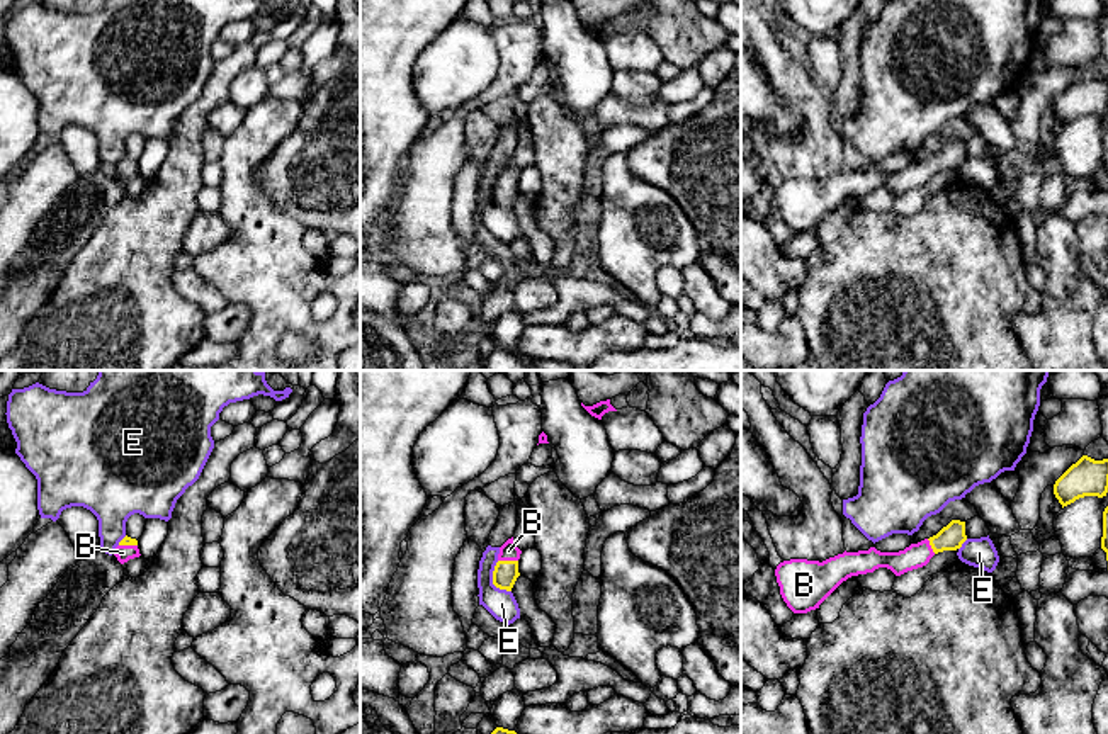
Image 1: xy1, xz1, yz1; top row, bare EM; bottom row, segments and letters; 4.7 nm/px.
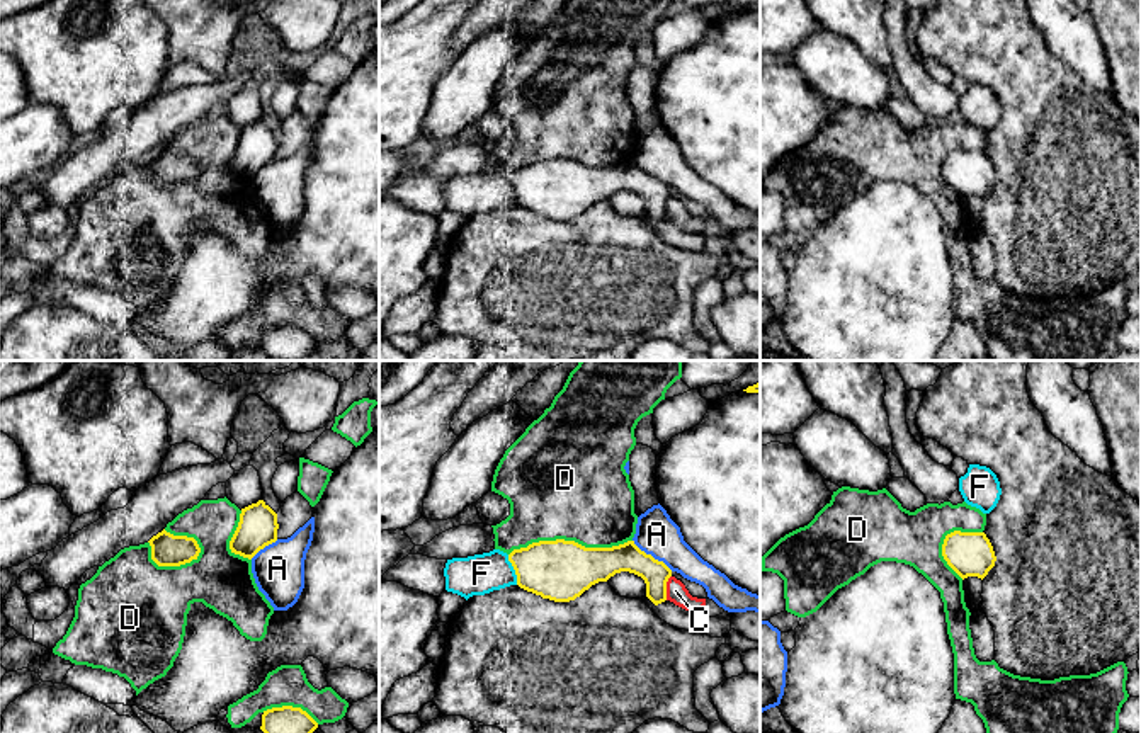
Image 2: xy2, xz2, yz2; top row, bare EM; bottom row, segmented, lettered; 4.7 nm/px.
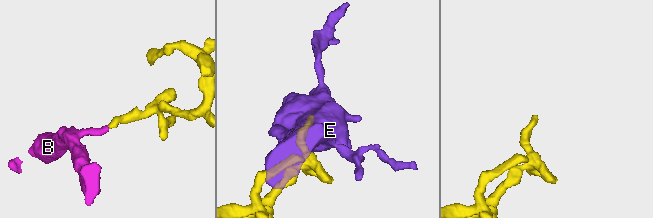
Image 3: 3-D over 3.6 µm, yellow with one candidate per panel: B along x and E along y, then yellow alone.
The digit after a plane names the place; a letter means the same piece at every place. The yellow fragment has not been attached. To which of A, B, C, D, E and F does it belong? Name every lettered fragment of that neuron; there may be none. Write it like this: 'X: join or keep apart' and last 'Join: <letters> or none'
A: keep apart
B: join
C: keep apart
D: keep apart
E: keep apart
F: keep apart
Join: B

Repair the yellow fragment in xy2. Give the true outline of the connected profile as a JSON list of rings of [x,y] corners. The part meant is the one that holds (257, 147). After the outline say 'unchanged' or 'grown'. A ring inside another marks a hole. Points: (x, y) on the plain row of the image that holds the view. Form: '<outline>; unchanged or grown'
[[[258,119],[241,128],[230,168],[252,179],[260,168],[277,160],[277,148],[277,133],[264,119]]]; unchanged

